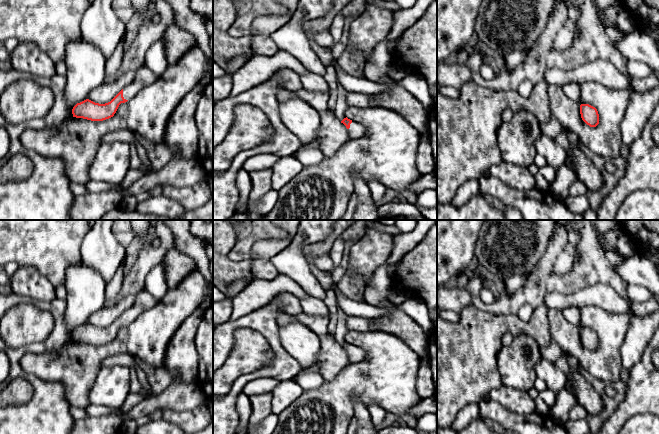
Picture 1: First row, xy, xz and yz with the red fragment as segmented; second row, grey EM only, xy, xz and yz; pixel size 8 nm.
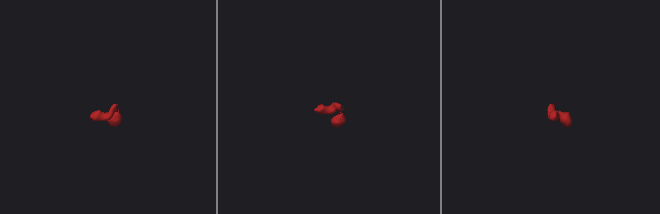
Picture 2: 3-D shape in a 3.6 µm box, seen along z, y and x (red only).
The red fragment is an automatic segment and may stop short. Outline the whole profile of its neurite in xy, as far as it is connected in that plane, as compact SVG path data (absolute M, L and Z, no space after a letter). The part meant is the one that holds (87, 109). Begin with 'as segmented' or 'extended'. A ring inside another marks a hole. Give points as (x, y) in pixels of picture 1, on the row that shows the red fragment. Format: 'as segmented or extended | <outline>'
extended | M143 64L136 72L134 80L122 89L110 102L105 104L95 103L86 99L77 103L73 109L73 117L91 121L103 121L114 116L119 105L134 97L142 88L154 83L156 76Z

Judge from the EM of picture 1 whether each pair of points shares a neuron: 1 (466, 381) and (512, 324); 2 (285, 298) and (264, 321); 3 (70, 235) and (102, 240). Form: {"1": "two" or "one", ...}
{"1": "one", "2": "two", "3": "two"}

